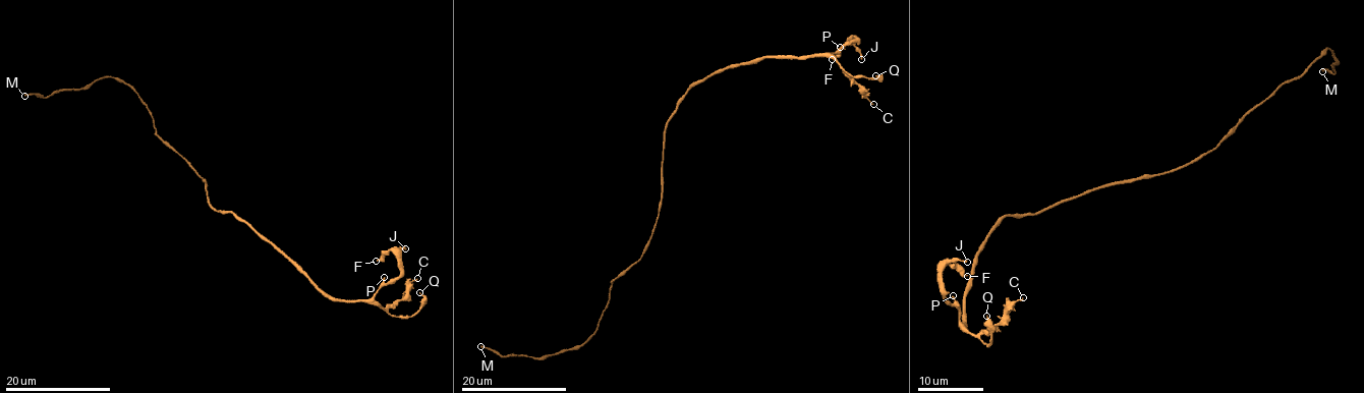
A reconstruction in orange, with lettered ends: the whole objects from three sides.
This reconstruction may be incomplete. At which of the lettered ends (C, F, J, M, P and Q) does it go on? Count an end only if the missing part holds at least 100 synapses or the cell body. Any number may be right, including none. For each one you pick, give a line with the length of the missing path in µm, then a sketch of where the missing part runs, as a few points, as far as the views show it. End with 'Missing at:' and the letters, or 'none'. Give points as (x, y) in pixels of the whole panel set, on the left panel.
M: missing 250 µm
Missing at: M

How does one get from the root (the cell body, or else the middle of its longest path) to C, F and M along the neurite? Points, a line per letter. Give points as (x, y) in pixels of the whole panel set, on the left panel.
C: (206, 189), (216, 211), (231, 211), (246, 221), (337, 299), (393, 307), (417, 278)
F: (206, 189), (216, 211), (246, 221), (337, 299), (368, 300), (400, 274), (392, 250), (376, 261)
M: (206, 189), (187, 162), (157, 134), (152, 114), (125, 82), (103, 77), (47, 97), (24, 96)

